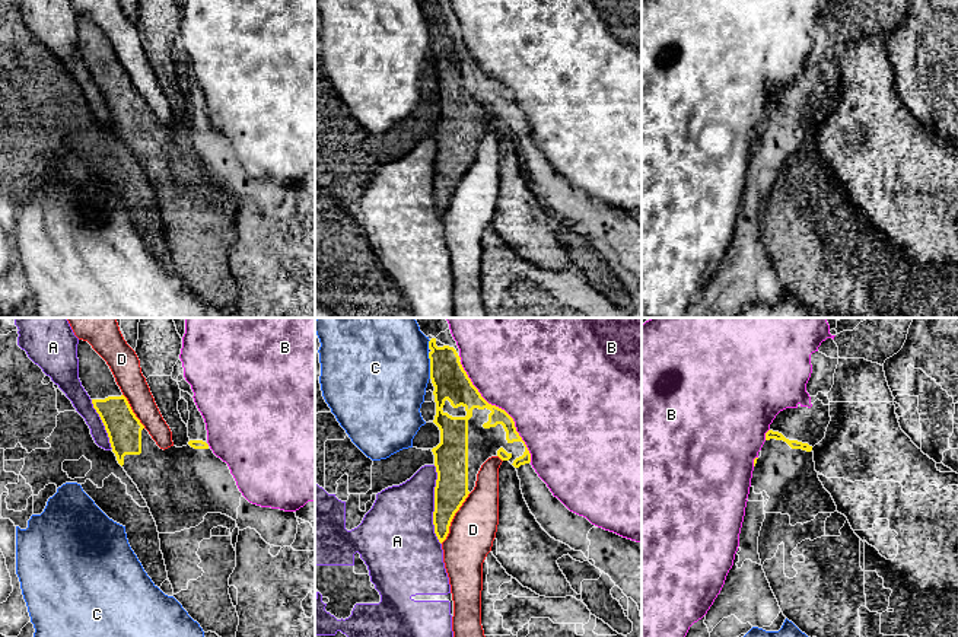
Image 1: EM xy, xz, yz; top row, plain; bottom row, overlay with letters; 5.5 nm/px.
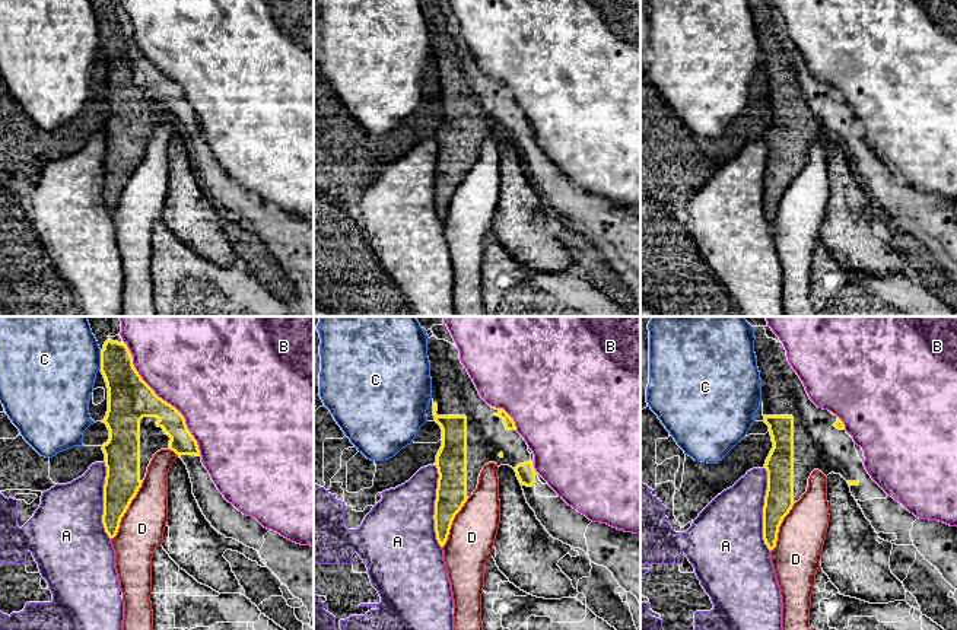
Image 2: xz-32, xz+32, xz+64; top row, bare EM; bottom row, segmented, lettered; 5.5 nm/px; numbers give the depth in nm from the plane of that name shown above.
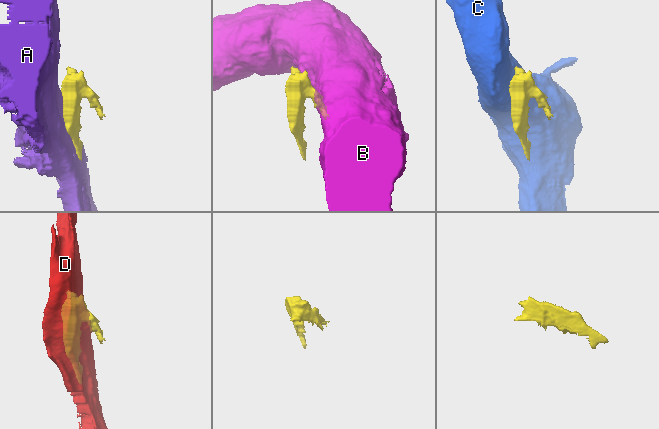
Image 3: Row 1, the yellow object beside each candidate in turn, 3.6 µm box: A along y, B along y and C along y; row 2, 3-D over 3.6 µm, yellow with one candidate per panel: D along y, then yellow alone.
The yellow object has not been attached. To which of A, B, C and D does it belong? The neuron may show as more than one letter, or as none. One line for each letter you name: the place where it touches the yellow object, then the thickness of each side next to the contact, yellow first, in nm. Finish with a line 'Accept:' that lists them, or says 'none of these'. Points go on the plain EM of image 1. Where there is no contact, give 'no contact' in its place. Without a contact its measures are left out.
Accept: none of these

